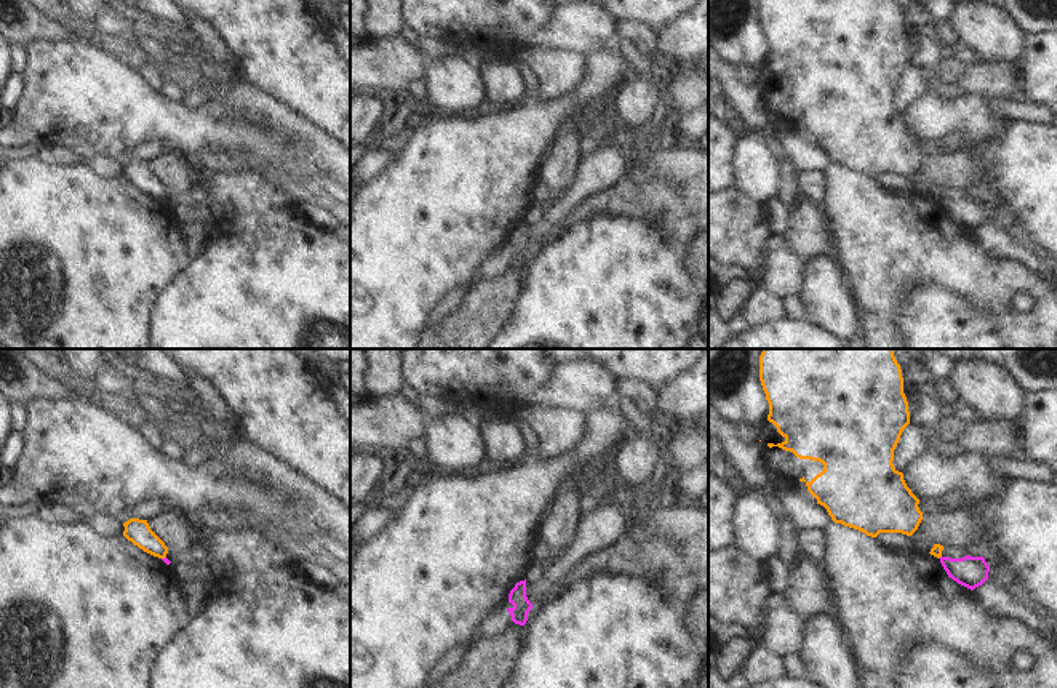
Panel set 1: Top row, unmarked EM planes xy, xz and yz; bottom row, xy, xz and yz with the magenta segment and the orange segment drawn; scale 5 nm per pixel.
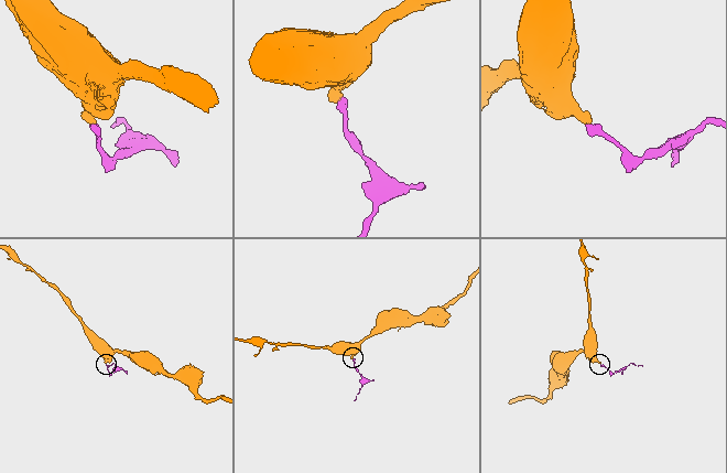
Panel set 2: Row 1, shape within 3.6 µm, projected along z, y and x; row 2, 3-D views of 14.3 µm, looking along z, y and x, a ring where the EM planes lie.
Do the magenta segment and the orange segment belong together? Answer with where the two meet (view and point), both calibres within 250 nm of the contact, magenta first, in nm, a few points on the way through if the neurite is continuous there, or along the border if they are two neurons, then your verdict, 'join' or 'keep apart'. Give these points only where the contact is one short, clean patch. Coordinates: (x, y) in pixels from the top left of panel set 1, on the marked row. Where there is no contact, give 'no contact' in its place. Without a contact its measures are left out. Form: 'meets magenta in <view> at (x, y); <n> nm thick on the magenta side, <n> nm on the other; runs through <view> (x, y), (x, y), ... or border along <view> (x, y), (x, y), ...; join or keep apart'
meets magenta in xy at (165, 557); 20 nm thick on the magenta side, 120 nm on the other; border along xy (165, 556), (162, 559); keep apart

